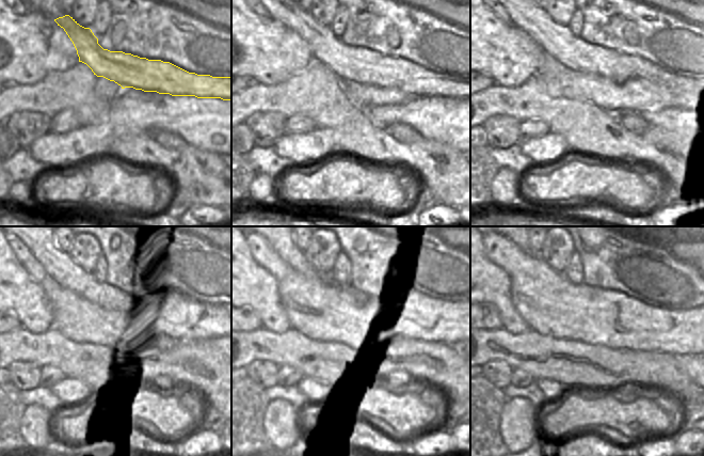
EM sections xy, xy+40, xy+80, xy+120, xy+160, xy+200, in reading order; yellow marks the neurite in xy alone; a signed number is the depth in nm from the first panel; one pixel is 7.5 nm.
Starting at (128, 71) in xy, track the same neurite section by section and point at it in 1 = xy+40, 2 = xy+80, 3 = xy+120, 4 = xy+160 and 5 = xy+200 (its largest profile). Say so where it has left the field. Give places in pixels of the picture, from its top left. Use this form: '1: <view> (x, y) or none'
1: xy+40 (364, 66)
2: xy+80 (557, 41)
3: xy+120 (58, 264)
4: xy+160 (286, 249)
5: xy+200 (525, 248)

